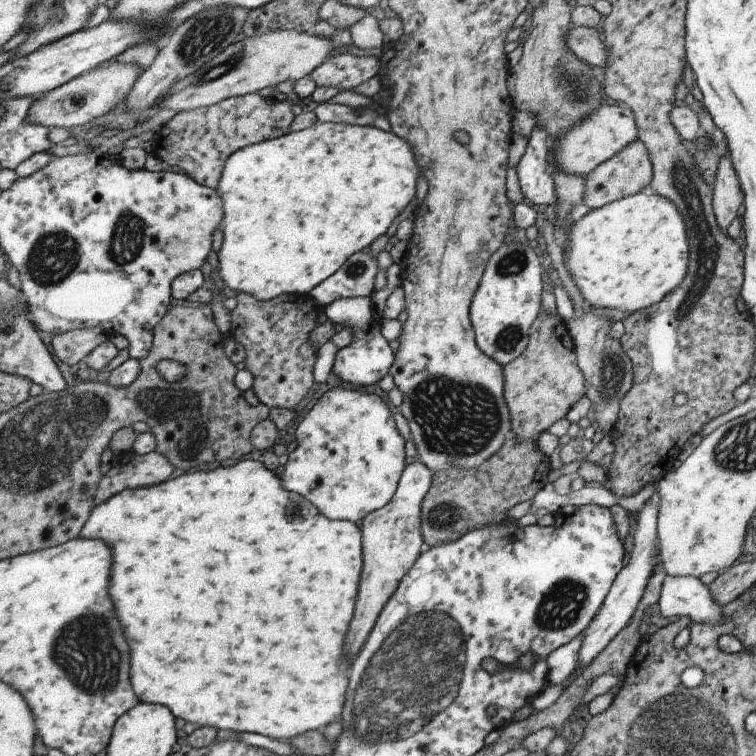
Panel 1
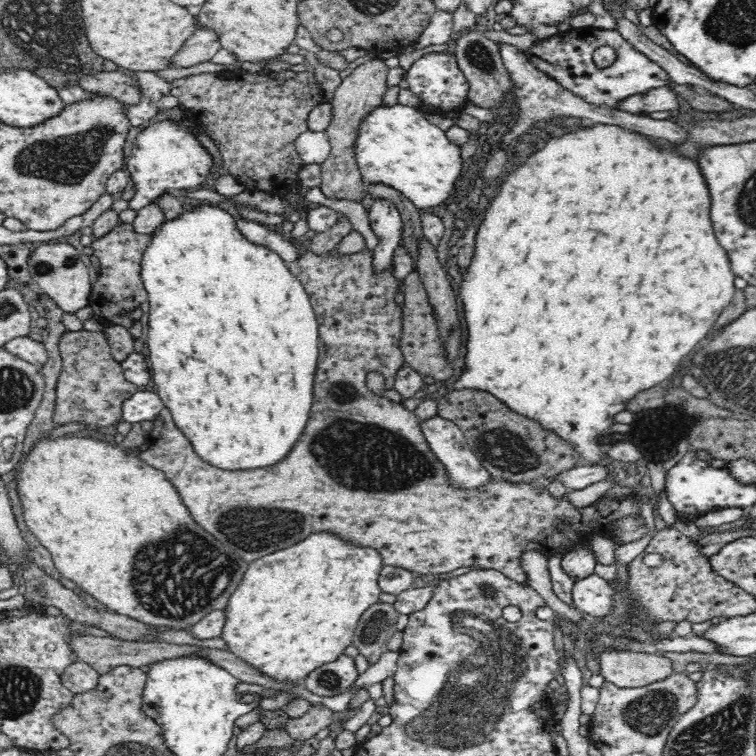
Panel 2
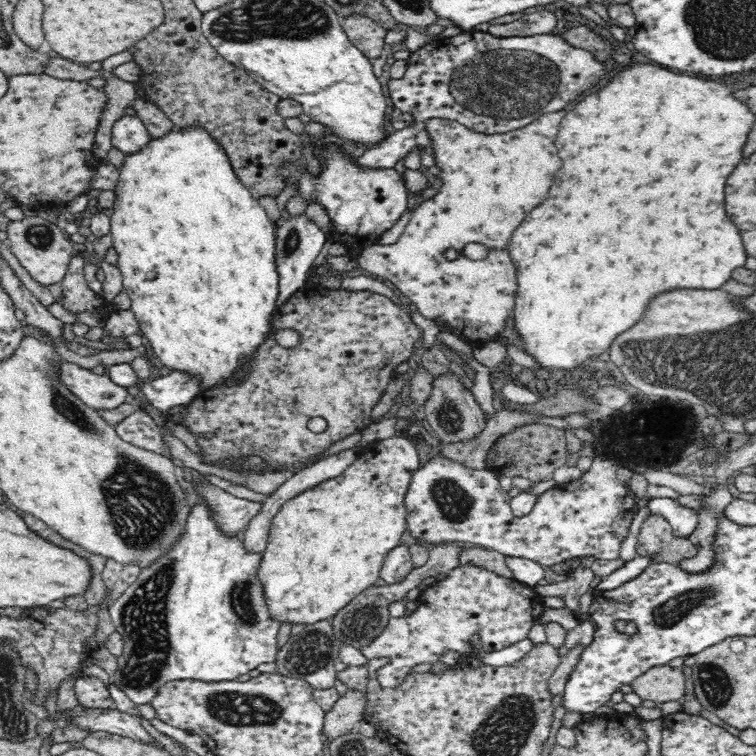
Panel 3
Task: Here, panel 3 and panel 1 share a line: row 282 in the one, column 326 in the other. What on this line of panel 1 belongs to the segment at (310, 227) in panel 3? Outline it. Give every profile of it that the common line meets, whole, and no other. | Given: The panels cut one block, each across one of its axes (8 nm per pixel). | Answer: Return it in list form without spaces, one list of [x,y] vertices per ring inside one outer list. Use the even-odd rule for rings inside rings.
[[[357,251],[348,256],[331,276],[312,288],[309,296],[323,308],[338,298],[369,297],[376,272],[376,258]]]

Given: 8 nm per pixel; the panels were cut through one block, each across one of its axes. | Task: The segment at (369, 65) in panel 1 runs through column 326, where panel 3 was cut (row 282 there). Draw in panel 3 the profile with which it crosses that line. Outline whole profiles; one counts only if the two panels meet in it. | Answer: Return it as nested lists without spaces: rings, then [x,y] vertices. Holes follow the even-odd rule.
[[[75,253],[69,260],[68,270],[60,282],[62,287],[62,307],[77,320],[77,316],[90,312],[99,317],[108,318],[118,312],[112,300],[107,300],[102,293],[95,293],[84,279],[84,262],[87,256]]]

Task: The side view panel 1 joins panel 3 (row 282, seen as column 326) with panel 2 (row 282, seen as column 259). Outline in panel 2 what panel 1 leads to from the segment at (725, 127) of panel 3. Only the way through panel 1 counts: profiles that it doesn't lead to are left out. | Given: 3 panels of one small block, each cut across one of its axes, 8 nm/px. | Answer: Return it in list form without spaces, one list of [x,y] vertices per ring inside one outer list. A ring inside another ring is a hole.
[[[586,123],[584,127],[578,127],[573,131],[553,137],[549,141],[544,141],[538,152],[534,153],[534,156],[532,156],[530,160],[526,160],[522,167],[510,170],[510,174],[500,185],[500,190],[502,190],[502,192],[499,191],[498,196],[496,196],[494,202],[492,202],[492,206],[486,209],[486,218],[481,220],[482,224],[479,224],[477,228],[475,238],[476,248],[474,249],[471,265],[467,273],[464,274],[462,279],[459,279],[459,283],[456,285],[457,293],[464,303],[469,338],[466,345],[468,352],[465,358],[467,362],[467,372],[453,384],[454,389],[480,389],[494,396],[498,396],[498,399],[506,402],[512,410],[516,410],[516,412],[520,412],[520,414],[538,421],[538,423],[544,425],[544,427],[554,429],[563,440],[575,446],[575,450],[578,450],[578,453],[582,455],[583,460],[588,461],[588,464],[598,464],[600,451],[605,448],[603,448],[601,444],[598,444],[596,434],[606,430],[606,428],[612,424],[610,421],[612,414],[624,410],[624,402],[626,402],[628,398],[632,398],[636,392],[646,390],[646,388],[652,388],[652,386],[656,386],[656,384],[662,382],[662,380],[665,381],[666,378],[676,370],[678,362],[680,362],[706,334],[708,334],[708,330],[712,328],[714,320],[720,316],[720,312],[723,312],[726,306],[729,307],[730,301],[734,297],[734,279],[737,276],[732,272],[728,253],[720,246],[720,242],[718,242],[718,238],[714,236],[714,230],[712,230],[712,220],[710,220],[710,190],[708,190],[708,186],[706,186],[706,178],[704,174],[702,174],[700,166],[698,166],[698,160],[690,157],[686,158],[686,156],[678,150],[676,144],[664,144],[664,146],[660,146],[660,144],[652,142],[650,138],[638,134],[638,132],[624,130],[624,128],[616,126],[616,124]]]

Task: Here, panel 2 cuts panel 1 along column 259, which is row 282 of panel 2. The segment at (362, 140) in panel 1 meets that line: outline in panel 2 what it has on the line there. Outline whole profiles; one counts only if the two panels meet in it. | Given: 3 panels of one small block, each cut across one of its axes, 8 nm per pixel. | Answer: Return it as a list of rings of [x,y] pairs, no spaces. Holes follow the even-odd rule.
[[[200,205],[184,210],[182,215],[164,219],[152,232],[149,246],[141,256],[141,281],[150,303],[148,312],[148,357],[152,373],[152,384],[156,393],[172,413],[175,425],[188,437],[198,456],[222,469],[254,469],[268,465],[285,457],[290,446],[298,442],[304,430],[313,402],[313,380],[319,357],[319,328],[311,301],[298,277],[292,273],[285,260],[266,246],[248,241],[238,229],[236,218],[219,207]]]

